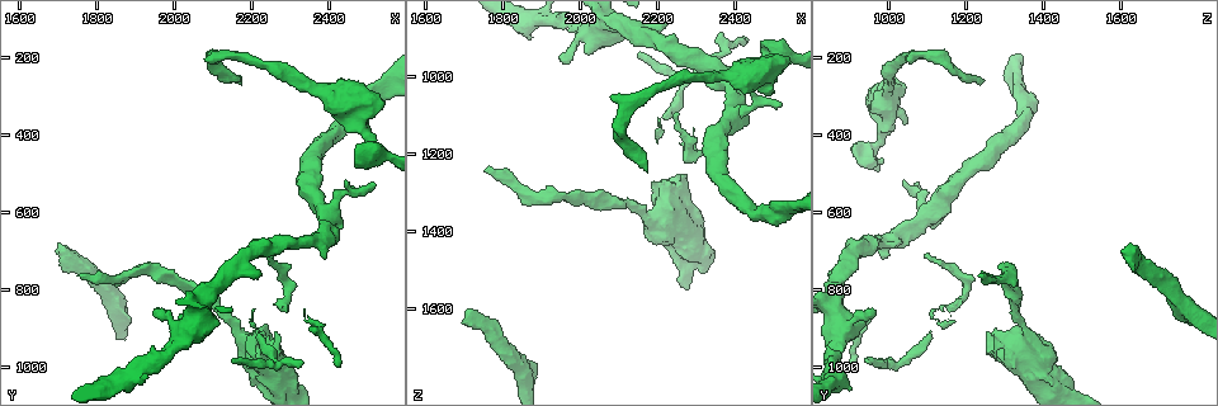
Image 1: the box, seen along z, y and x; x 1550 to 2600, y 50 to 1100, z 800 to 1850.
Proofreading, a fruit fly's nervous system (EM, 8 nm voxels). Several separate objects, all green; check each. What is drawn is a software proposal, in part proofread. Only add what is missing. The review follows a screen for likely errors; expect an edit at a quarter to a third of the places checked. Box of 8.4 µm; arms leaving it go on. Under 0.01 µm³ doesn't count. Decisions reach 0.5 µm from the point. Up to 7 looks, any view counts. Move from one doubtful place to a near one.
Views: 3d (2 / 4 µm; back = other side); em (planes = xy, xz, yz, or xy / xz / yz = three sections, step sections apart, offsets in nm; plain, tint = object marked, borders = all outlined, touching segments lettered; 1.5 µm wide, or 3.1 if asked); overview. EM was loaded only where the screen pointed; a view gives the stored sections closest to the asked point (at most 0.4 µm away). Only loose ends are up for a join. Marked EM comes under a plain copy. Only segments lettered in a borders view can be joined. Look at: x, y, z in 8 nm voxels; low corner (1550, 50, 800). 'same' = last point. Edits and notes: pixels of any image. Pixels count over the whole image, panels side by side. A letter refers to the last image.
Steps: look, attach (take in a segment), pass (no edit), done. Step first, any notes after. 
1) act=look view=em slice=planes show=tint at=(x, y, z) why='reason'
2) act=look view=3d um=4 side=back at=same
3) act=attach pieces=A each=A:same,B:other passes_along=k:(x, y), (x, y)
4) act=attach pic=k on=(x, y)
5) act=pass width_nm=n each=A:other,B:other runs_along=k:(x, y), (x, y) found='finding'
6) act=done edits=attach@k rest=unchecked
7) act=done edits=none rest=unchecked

act=look view=em slice=planes show=borders at=(1710, 685, 1625) why='an open end'

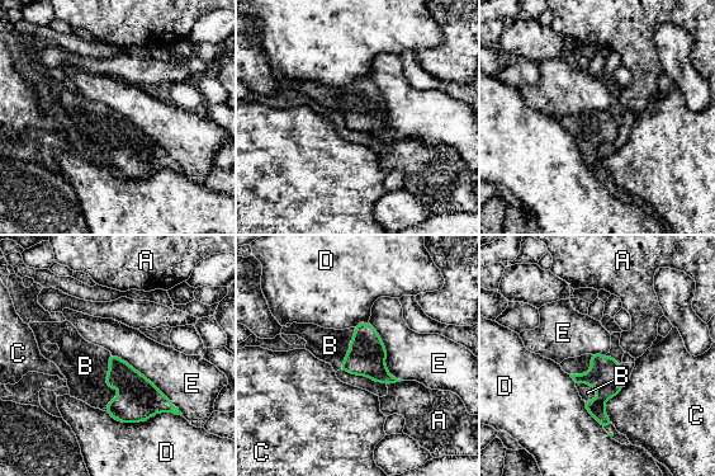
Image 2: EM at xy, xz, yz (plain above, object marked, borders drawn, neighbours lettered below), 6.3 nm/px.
act=attach pieces=B longest_contact=E:600nm each=A:other,B:same,C:other,D:other,E:other passes_along=2:(140, 399), (107, 386), (85, 366) found='the neuron continues'

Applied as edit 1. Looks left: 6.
act=look view=overview

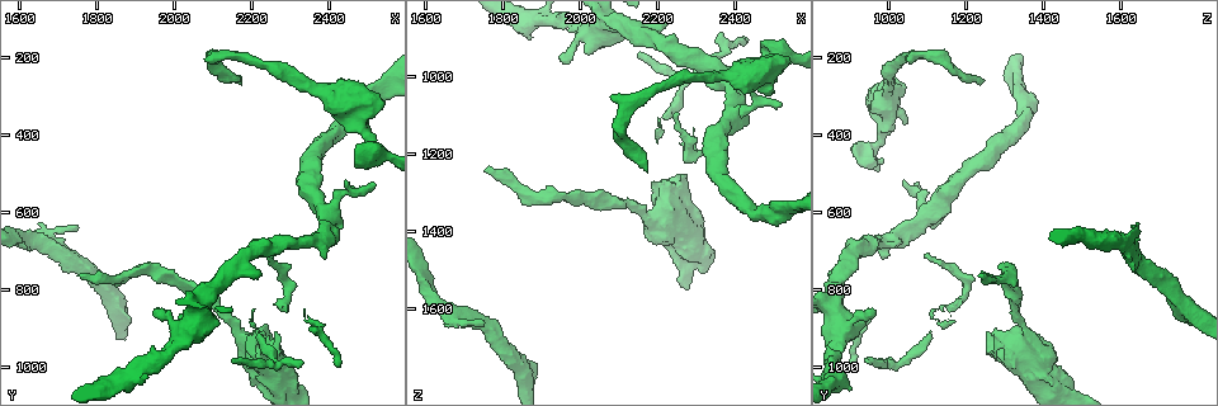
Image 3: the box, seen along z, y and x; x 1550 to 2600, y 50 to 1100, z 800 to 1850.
act=look view=3d um=4 at=(1755, 760, 1245) why='an open end'

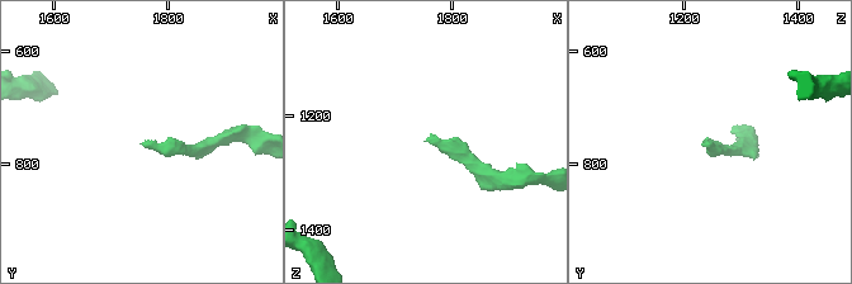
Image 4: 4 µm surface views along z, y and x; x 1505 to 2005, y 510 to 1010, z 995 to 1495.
act=look view=em slice=planes show=borders at=(1755, 765, 1240)

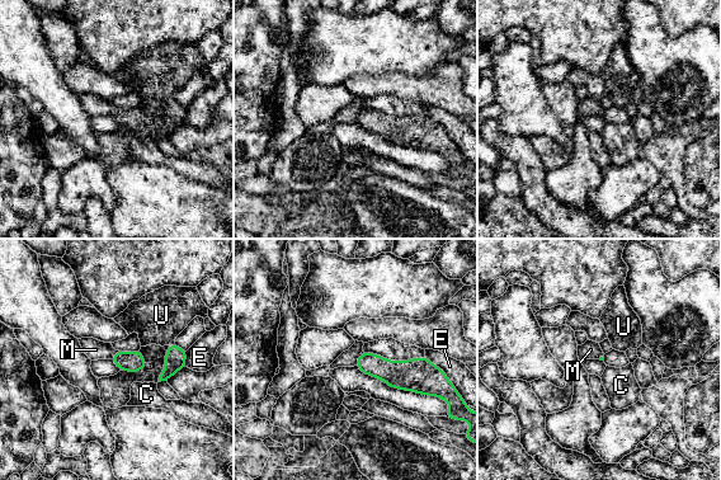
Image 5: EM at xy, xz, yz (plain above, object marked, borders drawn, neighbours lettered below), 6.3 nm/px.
act=attach pieces=M each=C:other,E:other,M:same,U:other passes_along=5:(126, 361), (114, 354), (95, 349) found='the neuron continues'

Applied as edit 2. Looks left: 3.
act=look view=em slice=planes show=borders at=(2175, 270, 1240) why='end of a long branch'

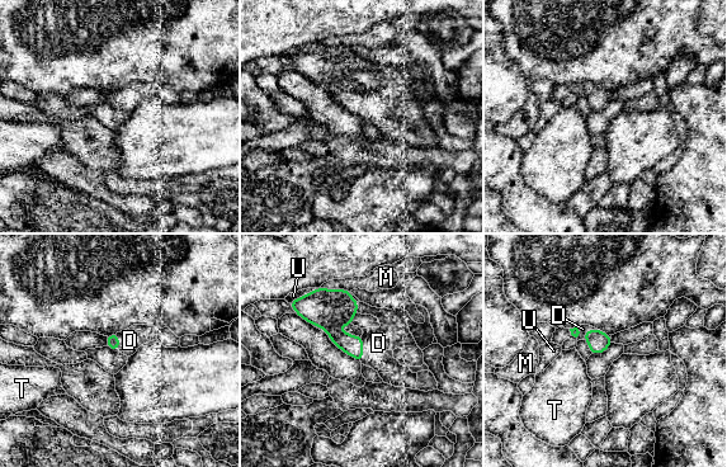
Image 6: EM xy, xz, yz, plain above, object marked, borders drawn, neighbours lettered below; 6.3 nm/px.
act=attach pieces=D each=D:same,M:other,T:other,U:other found='it goes on there'

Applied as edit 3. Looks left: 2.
act=done edits=attach@2,attach@5,attach@6 rest=unchecked

